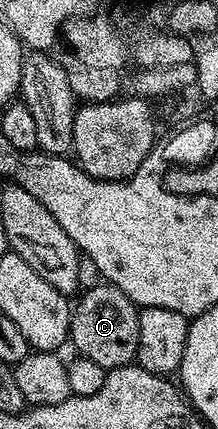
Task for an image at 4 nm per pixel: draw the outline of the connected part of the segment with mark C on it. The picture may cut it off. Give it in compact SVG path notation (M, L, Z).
M102 285L93 287L79 303L74 303L69 342L79 349L76 351L82 357L97 360L97 364L108 371L119 366L130 366L136 361L140 307L116 286Z

